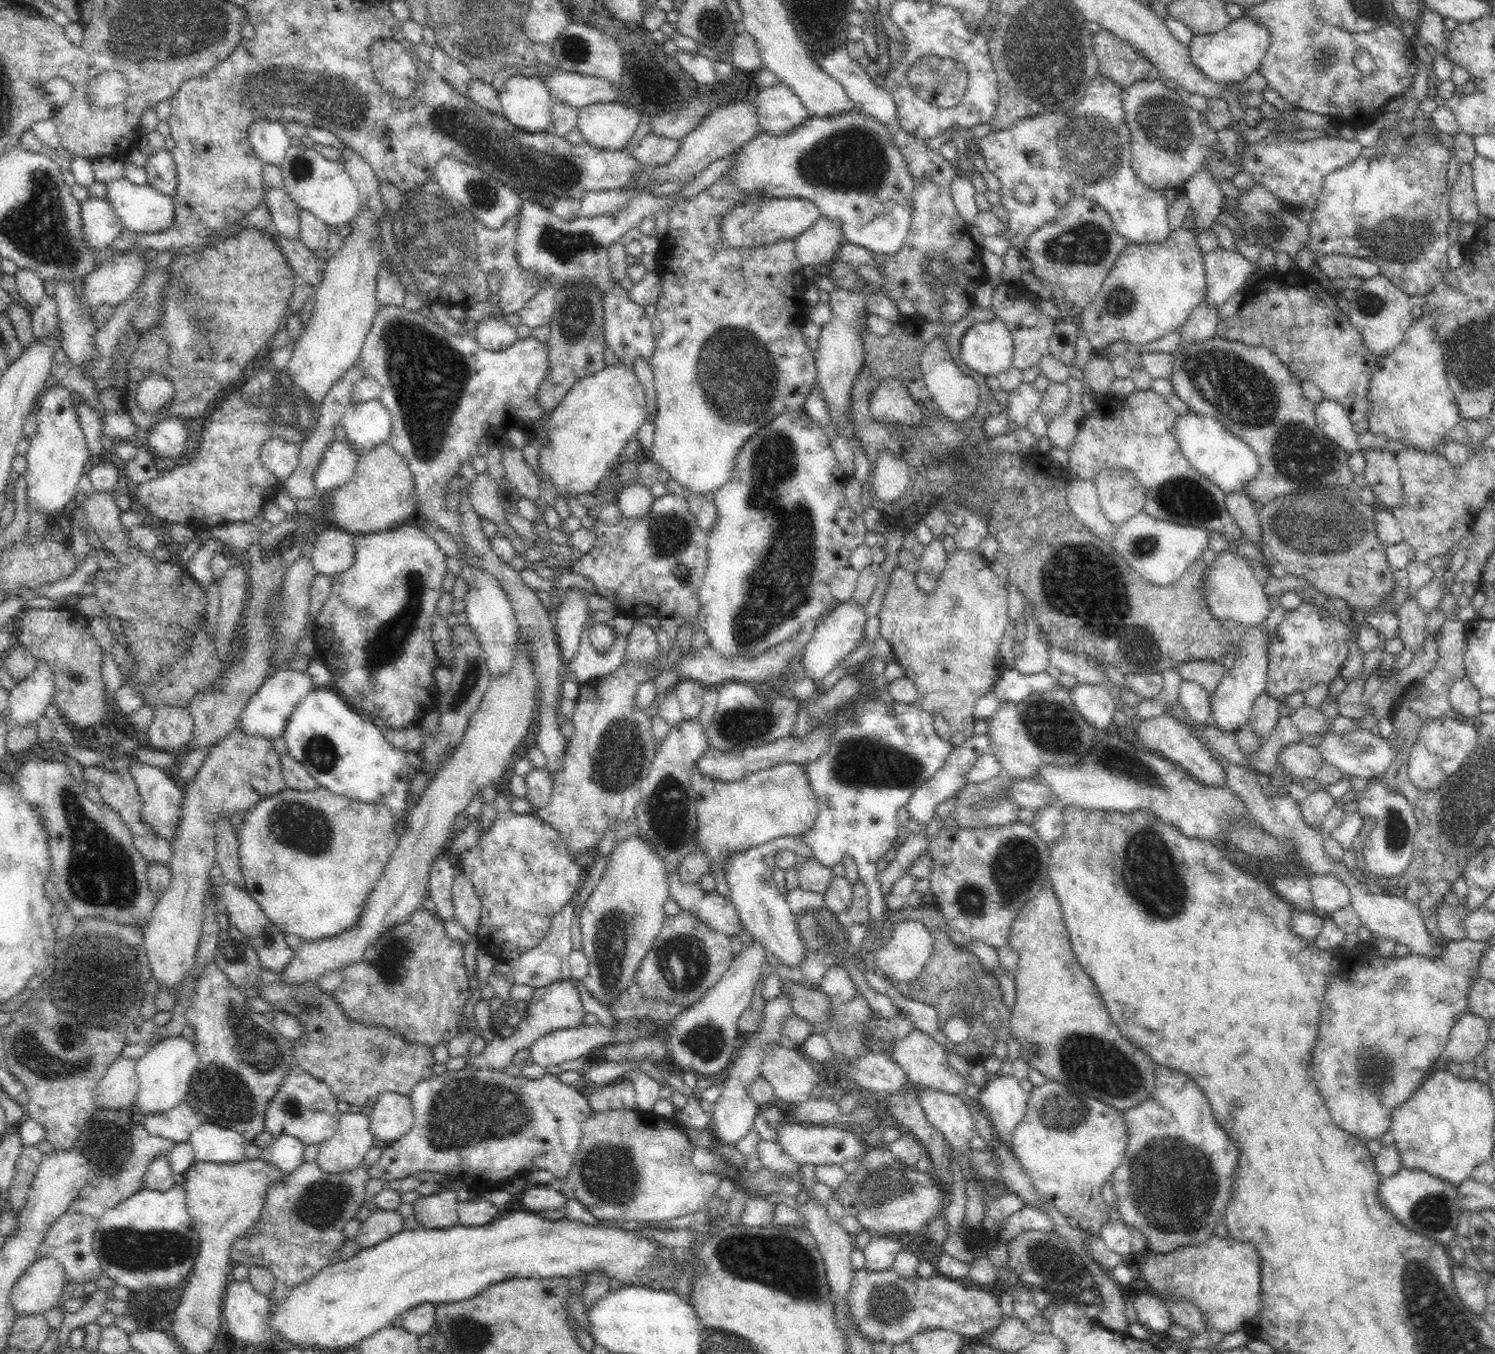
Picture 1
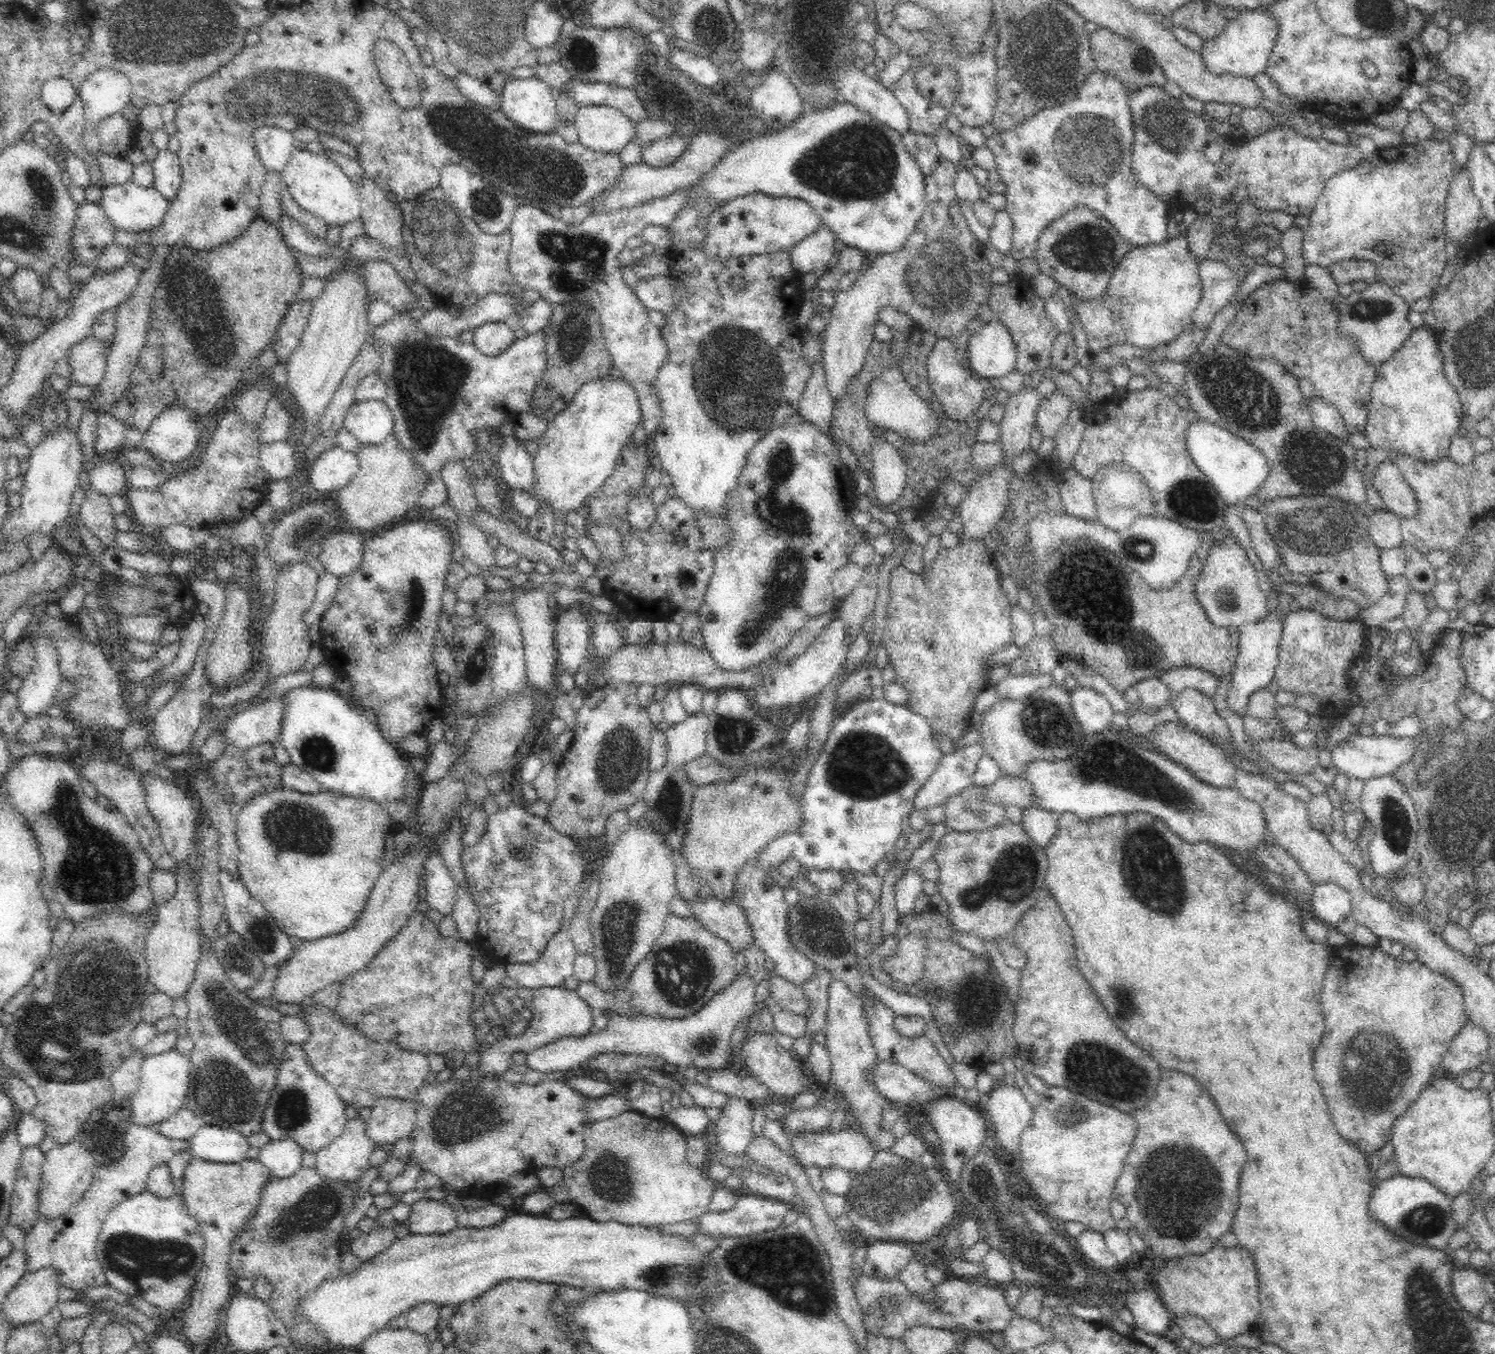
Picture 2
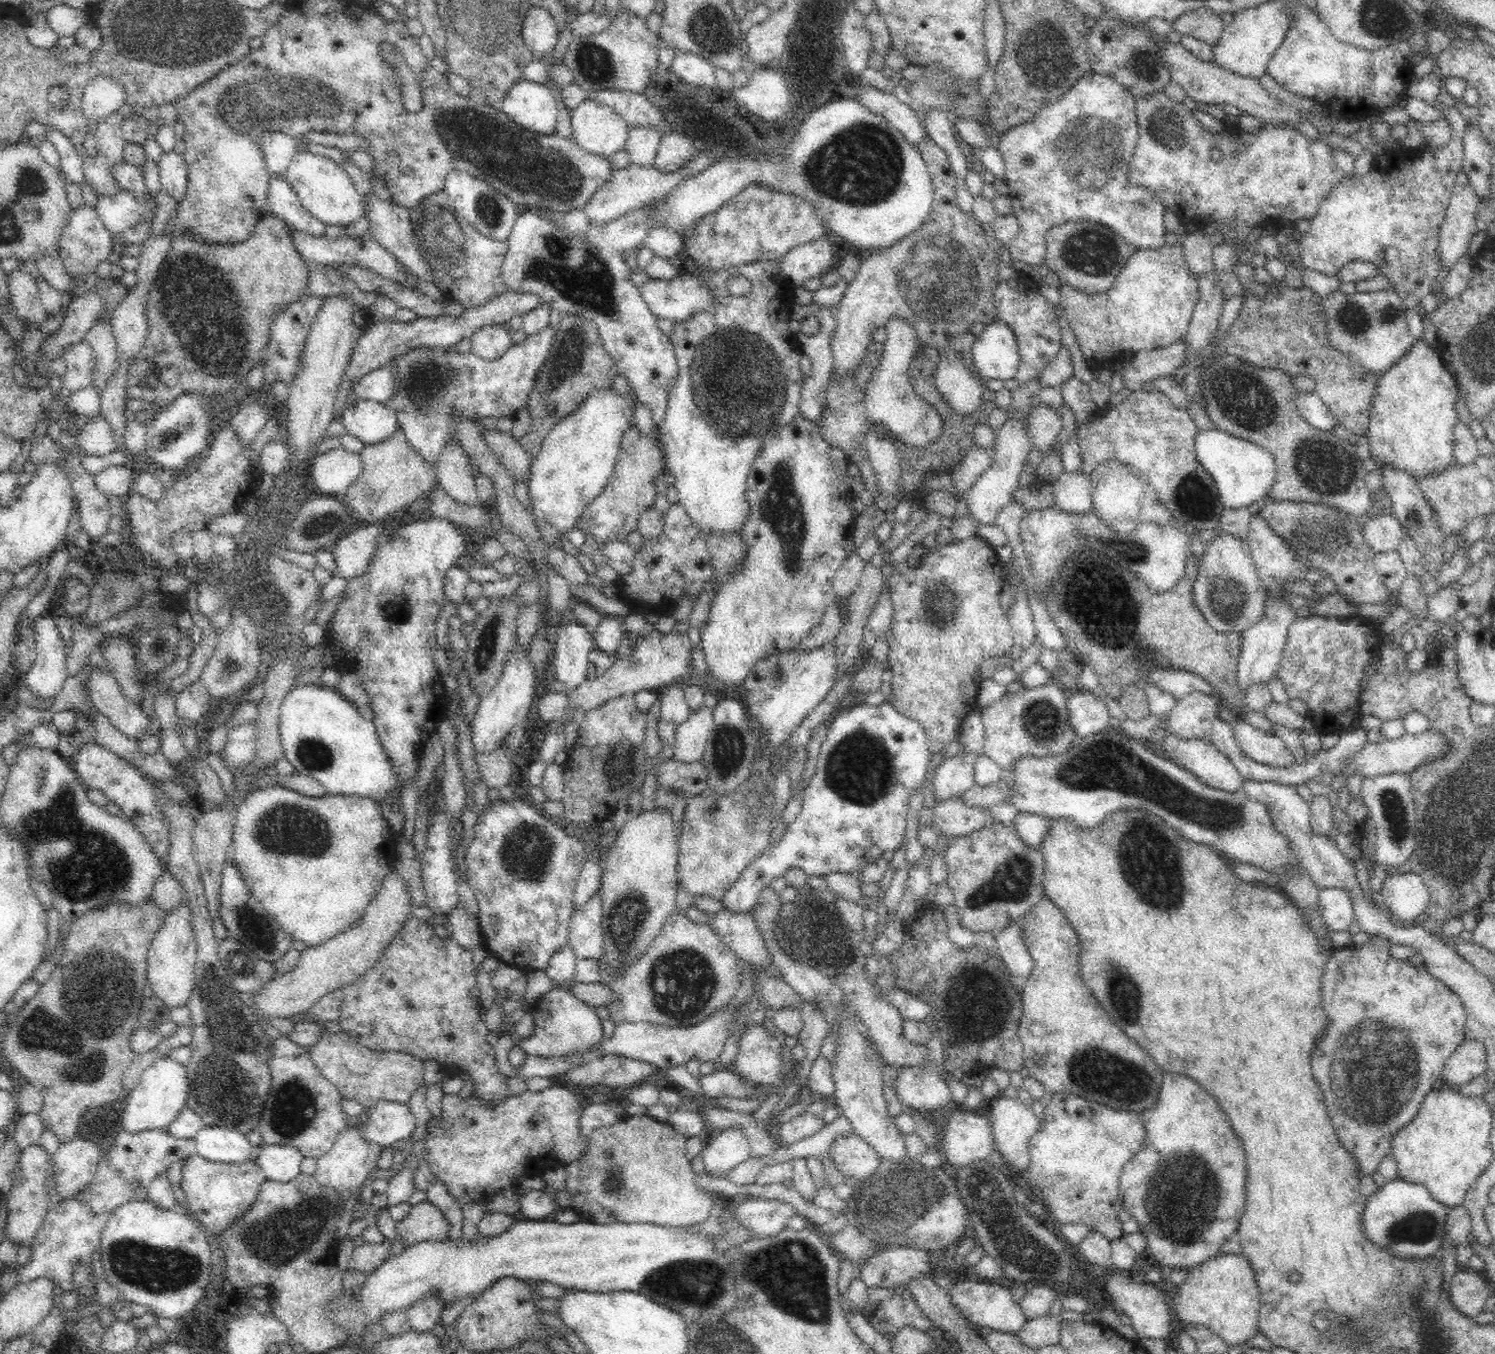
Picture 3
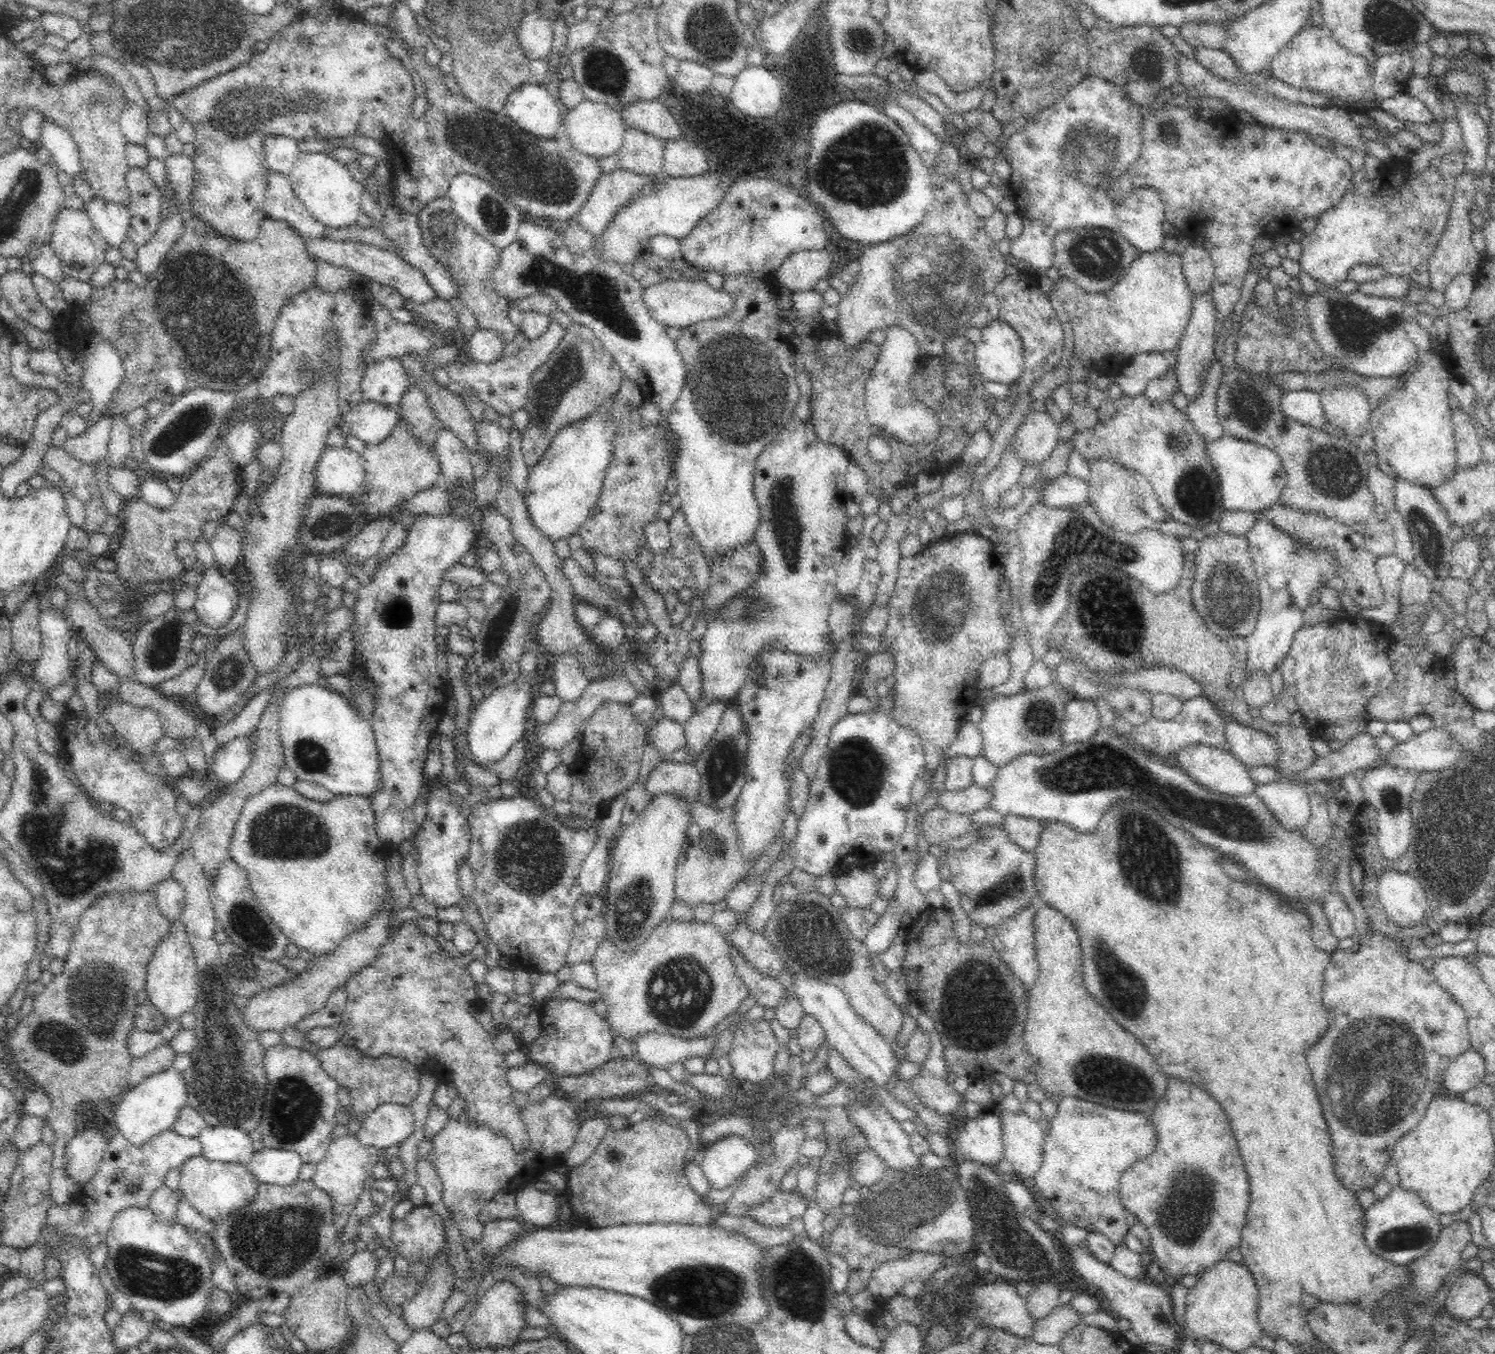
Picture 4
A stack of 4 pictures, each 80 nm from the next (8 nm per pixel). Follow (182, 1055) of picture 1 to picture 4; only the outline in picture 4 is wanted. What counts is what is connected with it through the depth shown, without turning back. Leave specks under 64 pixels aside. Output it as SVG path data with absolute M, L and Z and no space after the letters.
M174 1068L154 1074L140 1082L138 1086L129 1088L122 1096L122 1102L112 1116L116 1123L115 1132L122 1135L128 1144L143 1147L162 1132L173 1130L182 1108L187 1106L187 1097L188 1090L183 1076Z

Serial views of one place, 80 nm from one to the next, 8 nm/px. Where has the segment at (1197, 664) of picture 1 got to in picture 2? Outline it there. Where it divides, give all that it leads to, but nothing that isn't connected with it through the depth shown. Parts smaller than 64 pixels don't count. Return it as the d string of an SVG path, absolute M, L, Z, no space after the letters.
M1180 667L1160 674L1158 679L1170 692L1174 692L1174 696L1178 698L1184 689L1196 689L1203 692L1205 696L1212 697L1218 686L1217 678L1214 675L1198 668Z

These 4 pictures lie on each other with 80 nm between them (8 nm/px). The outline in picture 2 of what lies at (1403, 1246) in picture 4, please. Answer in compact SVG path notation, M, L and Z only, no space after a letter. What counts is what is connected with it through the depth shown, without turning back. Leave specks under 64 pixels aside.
M1399 1174L1379 1181L1368 1202L1370 1221L1384 1227L1388 1233L1412 1245L1424 1245L1444 1251L1448 1240L1455 1233L1452 1219L1452 1199L1439 1192L1430 1182L1422 1178L1407 1178Z

